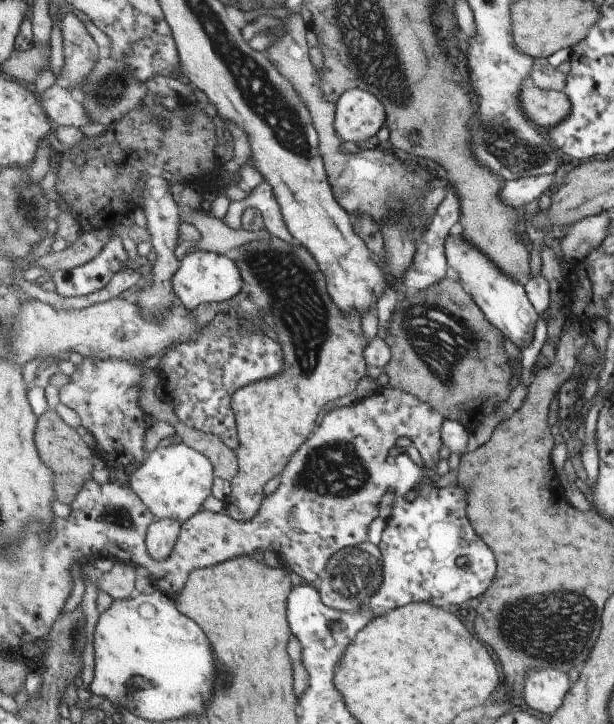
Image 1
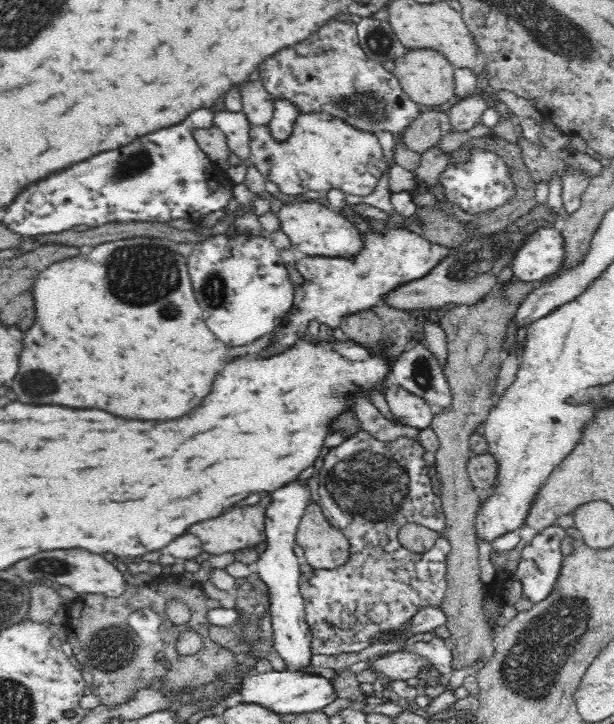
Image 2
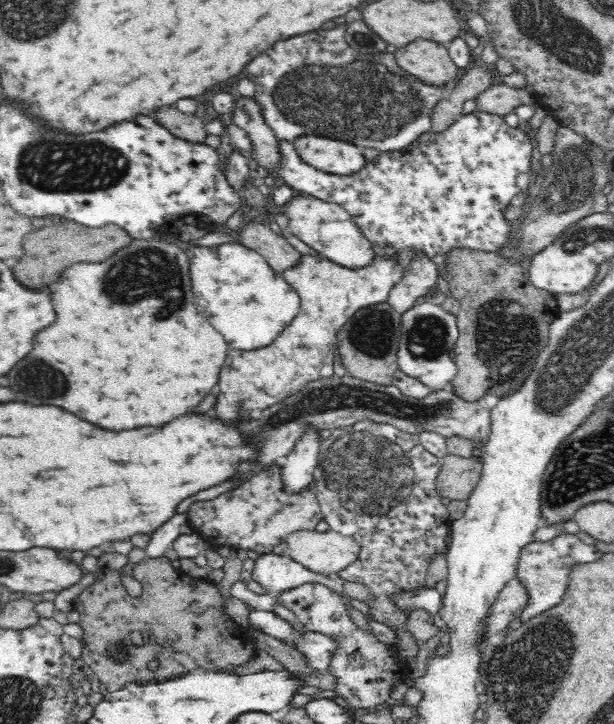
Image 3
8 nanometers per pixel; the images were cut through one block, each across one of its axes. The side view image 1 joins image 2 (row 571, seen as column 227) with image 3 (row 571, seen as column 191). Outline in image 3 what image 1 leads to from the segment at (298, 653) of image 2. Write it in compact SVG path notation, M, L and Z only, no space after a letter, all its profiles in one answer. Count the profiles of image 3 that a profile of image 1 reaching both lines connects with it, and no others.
M262 553L253 564L253 580L259 582L268 594L276 594L282 590L290 590L301 583L316 582L341 593L344 580L339 576L327 577L314 574L298 562L285 554L283 556L272 553Z

